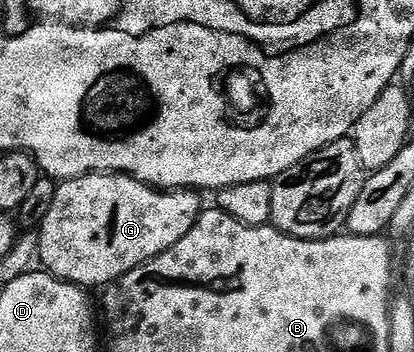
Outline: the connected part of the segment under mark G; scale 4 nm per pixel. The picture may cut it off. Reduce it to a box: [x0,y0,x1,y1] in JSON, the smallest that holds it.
[37,172,205,290]

